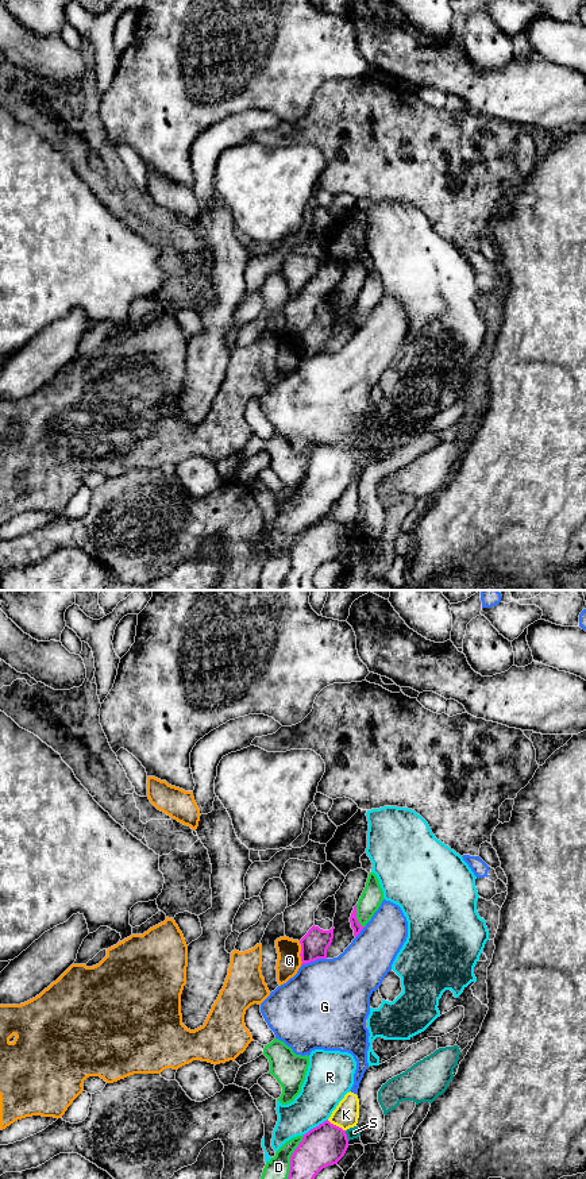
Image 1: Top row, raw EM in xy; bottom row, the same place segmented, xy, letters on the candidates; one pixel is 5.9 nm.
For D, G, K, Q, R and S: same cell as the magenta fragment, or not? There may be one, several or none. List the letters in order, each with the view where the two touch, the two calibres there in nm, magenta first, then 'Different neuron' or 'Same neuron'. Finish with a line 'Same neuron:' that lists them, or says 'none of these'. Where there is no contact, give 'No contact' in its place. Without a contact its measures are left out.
D: Touches magenta in xy. Thickness 240 nm (magenta) against 150 nm. Different neuron
G: Touches magenta in xy. Thickness 160 nm (magenta) against 500 nm. Different neuron
K: Touches magenta in xy. Thickness 240 nm (magenta) against 150 nm. Different neuron
Q: Touches magenta in xy. Thickness 160 nm (magenta) against 140 nm. Different neuron
R: Touches magenta in xy. Thickness 240 nm (magenta) against 260 nm. Different neuron
S: Touches magenta in xy. Thickness 240 nm (magenta) against 70 nm. Different neuron
Same neuron: none of these

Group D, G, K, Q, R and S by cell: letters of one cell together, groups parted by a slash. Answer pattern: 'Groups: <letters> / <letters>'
Groups: D / G K / Q / R / S

